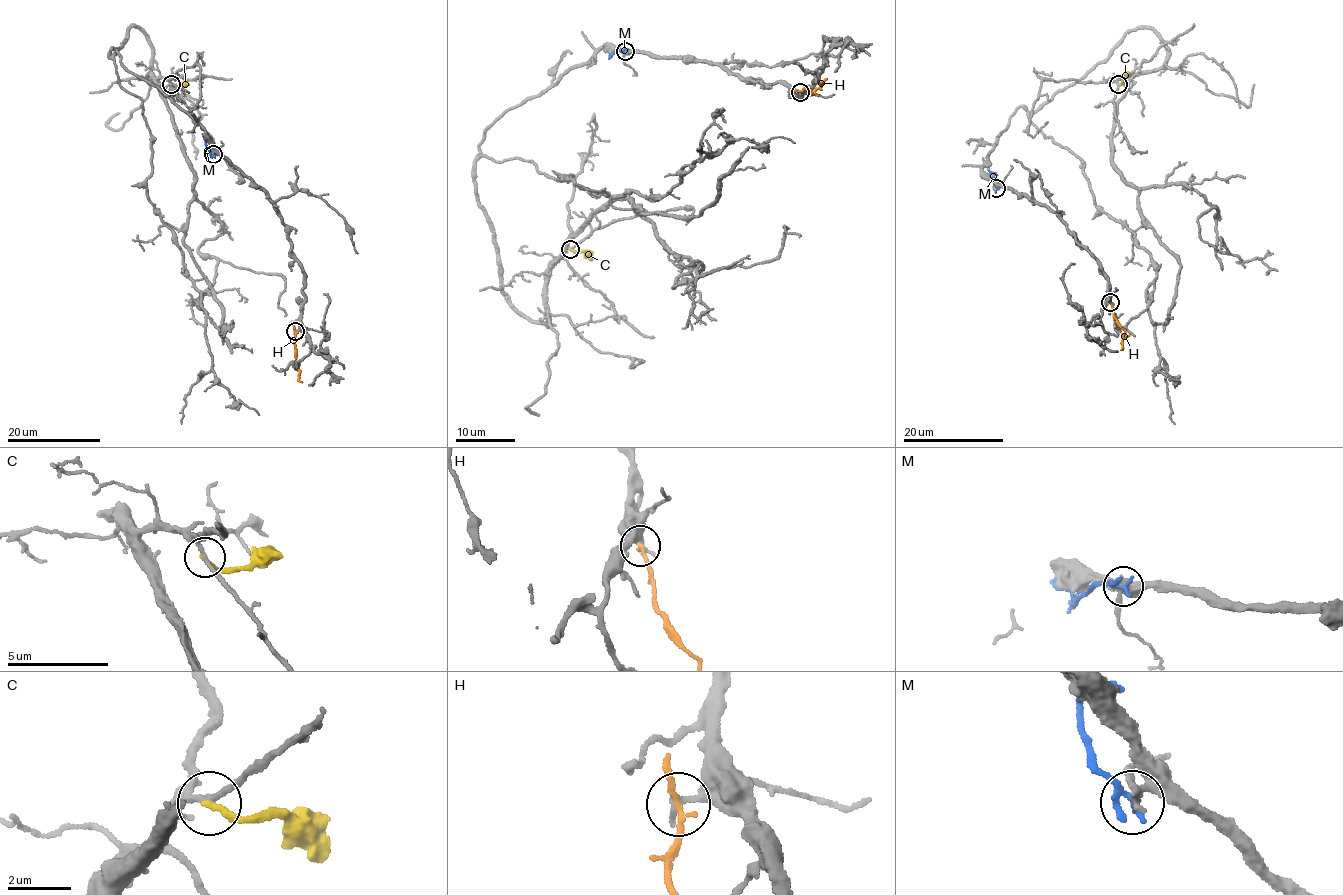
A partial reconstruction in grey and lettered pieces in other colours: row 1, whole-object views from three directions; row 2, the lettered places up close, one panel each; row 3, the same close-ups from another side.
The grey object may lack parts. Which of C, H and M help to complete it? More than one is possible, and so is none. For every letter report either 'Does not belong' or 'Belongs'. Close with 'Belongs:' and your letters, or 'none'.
C: Does not belong
H: Does not belong
M: Does not belong
Belongs: none

